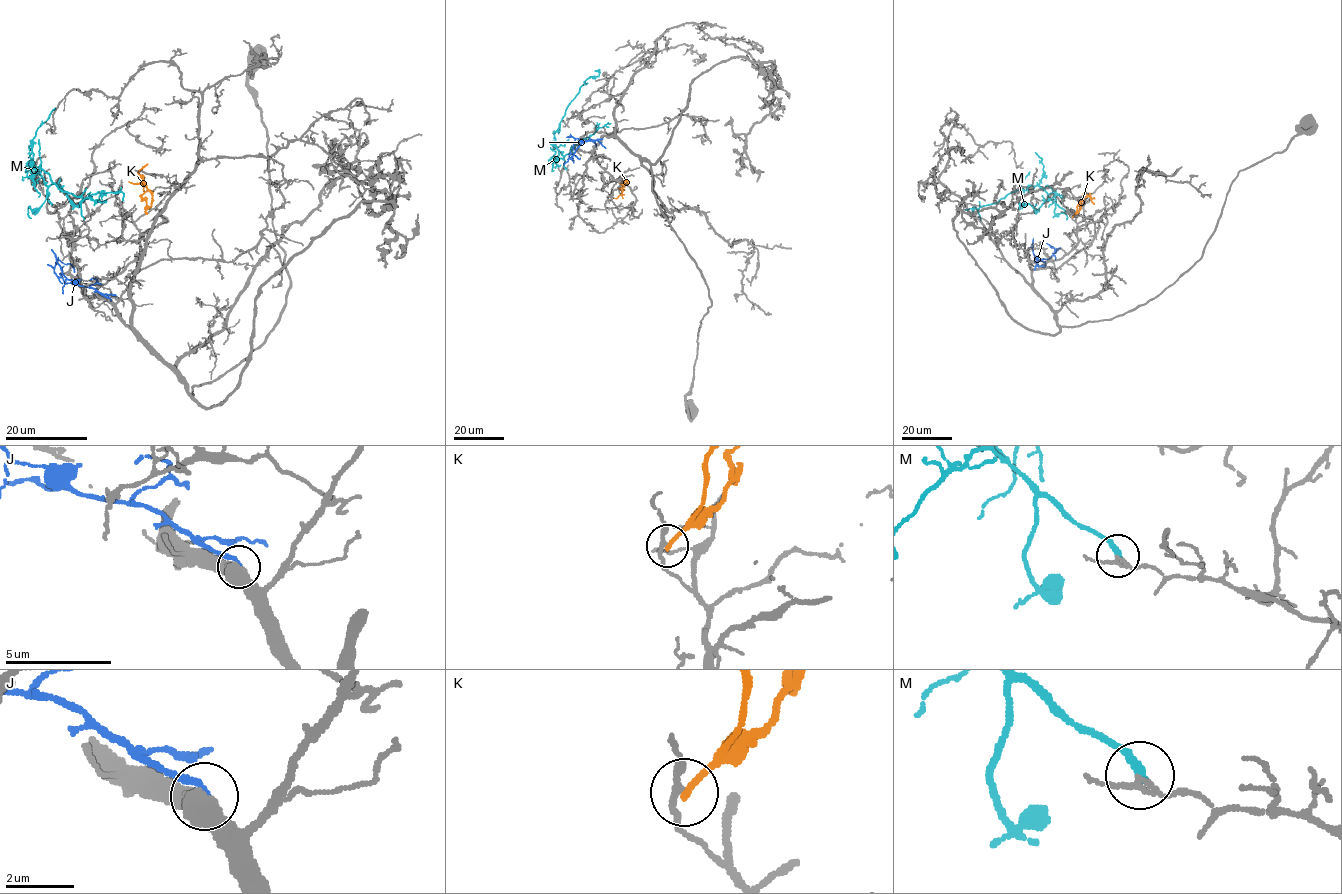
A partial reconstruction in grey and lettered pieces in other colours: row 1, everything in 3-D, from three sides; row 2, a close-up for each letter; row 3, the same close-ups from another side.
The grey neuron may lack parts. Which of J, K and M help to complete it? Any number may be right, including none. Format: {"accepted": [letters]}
{"accepted": []}

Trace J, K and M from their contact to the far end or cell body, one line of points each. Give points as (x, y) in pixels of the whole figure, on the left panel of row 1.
J: (110, 299), (95, 289), (65, 283), (54, 272), (54, 268), (60, 260), (69, 263), (75, 271)
K: (146, 213), (151, 194), (142, 179), (138, 183), (129, 181)
M: (51, 204), (47, 185), (31, 162), (33, 168), (41, 168), (62, 191), (82, 200), (98, 201)

